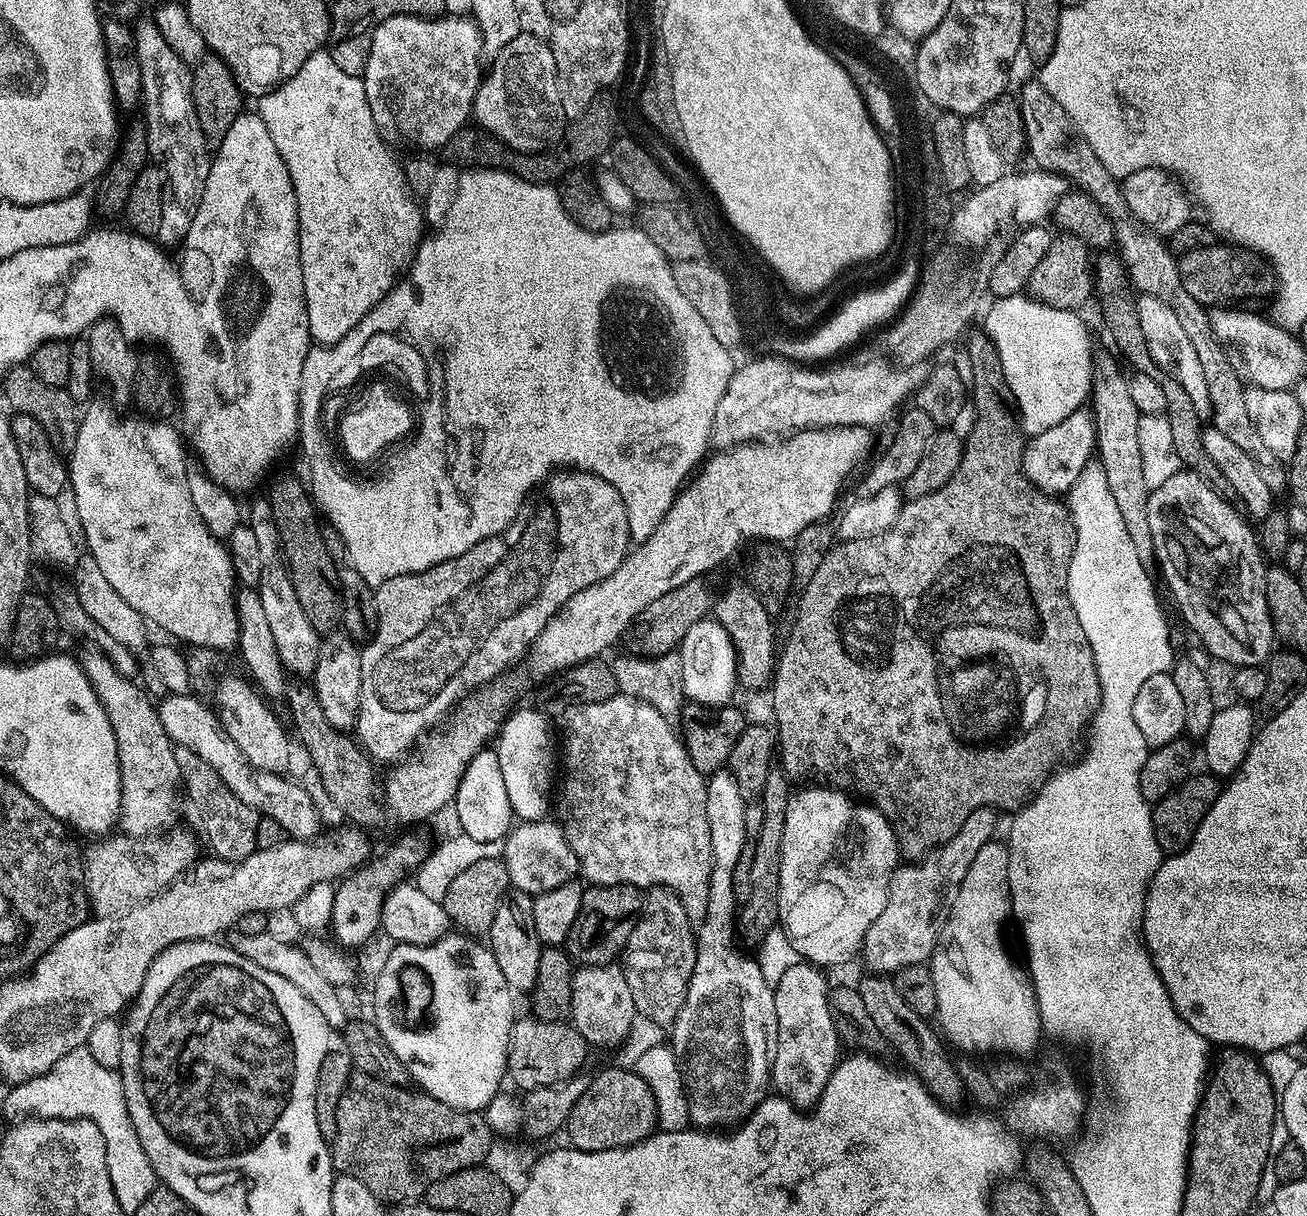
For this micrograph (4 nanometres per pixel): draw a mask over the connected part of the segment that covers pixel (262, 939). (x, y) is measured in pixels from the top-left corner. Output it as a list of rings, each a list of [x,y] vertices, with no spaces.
[[[237,931],[235,935],[236,937],[230,940],[230,947],[238,954],[242,954],[242,958],[250,958],[254,966],[262,966],[262,970],[270,970],[270,974],[278,978],[286,978],[286,982],[294,982],[294,986],[298,986],[298,990],[302,990],[302,994],[306,994],[306,998],[310,998],[310,1002],[314,1002],[314,1006],[322,1010],[322,1018],[325,1019],[327,1027],[340,1030],[349,1023],[348,1008],[340,997],[341,989],[335,984],[326,982],[326,977],[310,963],[310,958],[306,958],[299,943],[292,941],[291,944],[280,936],[272,936],[271,931],[262,934],[246,934]]]

